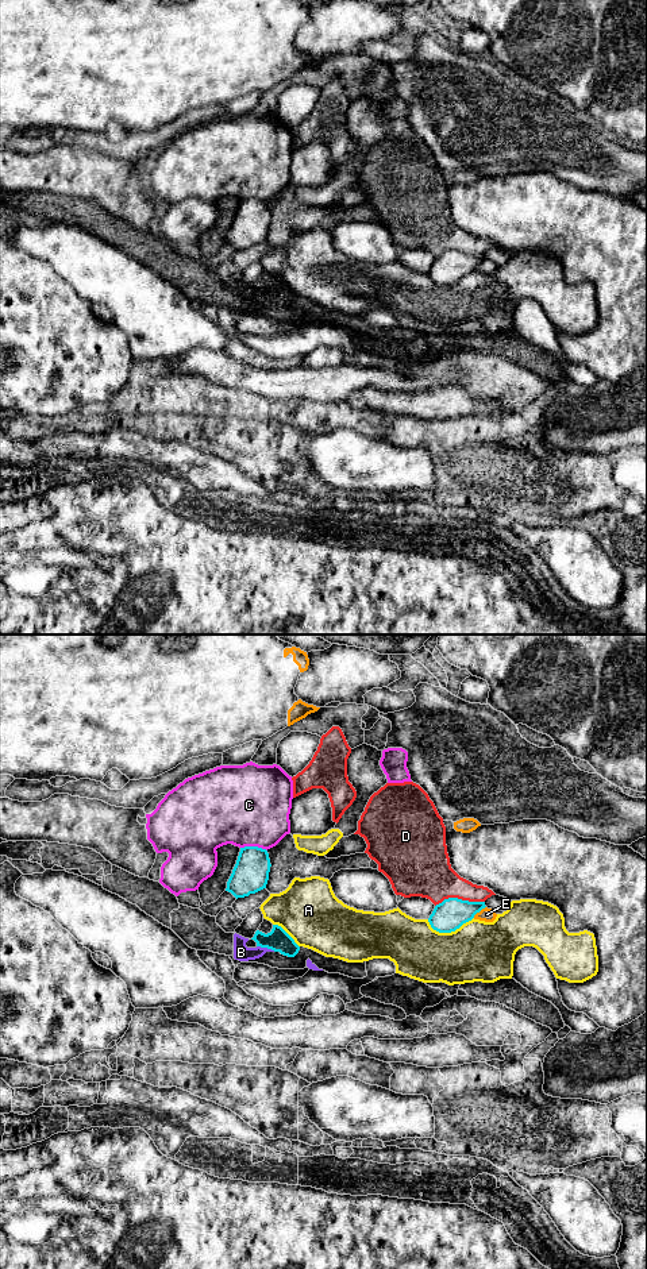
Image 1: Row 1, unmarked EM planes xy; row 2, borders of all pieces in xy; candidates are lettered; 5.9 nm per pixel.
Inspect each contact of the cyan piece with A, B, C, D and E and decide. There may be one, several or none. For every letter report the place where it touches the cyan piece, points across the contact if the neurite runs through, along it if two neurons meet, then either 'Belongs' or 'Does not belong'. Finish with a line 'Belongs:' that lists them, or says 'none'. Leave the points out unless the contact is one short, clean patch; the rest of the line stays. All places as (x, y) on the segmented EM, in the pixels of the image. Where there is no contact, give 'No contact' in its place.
A: Touches cyan at xy (449, 932). Does not belong
B: Touches cyan at xy (266, 947). Boundary: xy (257, 945), (274, 951). Does not belong
C: Touches cyan at xy (254, 847). Does not belong
D: Touches cyan at xy (459, 899). Does not belong
E: Touches cyan at xy (478, 911). Does not belong
Belongs: none

